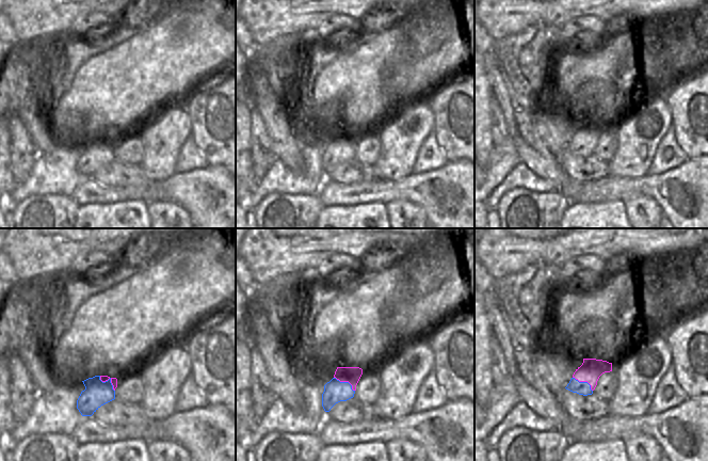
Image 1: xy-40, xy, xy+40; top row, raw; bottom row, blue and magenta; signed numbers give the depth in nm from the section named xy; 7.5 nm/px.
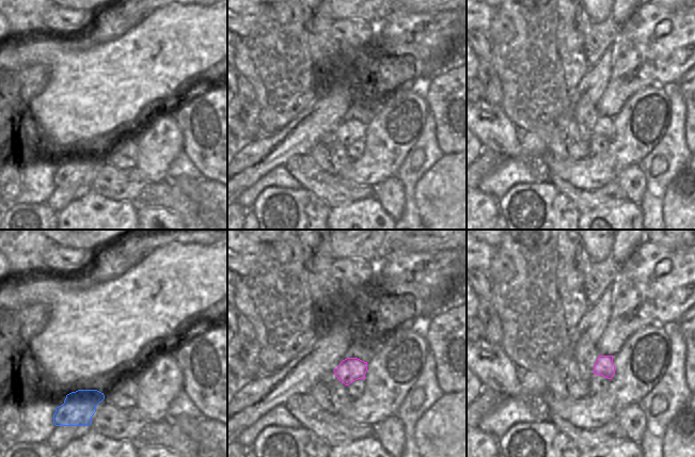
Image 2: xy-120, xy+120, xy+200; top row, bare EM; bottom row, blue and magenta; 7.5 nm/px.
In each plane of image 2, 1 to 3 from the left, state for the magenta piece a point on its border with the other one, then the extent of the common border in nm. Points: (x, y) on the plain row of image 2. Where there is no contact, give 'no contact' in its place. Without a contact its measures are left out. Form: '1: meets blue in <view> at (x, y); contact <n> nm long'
1: no contact
2: no contact
3: no contact

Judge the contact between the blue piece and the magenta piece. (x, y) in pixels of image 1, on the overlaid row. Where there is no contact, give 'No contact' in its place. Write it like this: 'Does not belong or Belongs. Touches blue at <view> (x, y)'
Belongs. Touches blue at xy (346, 382).

